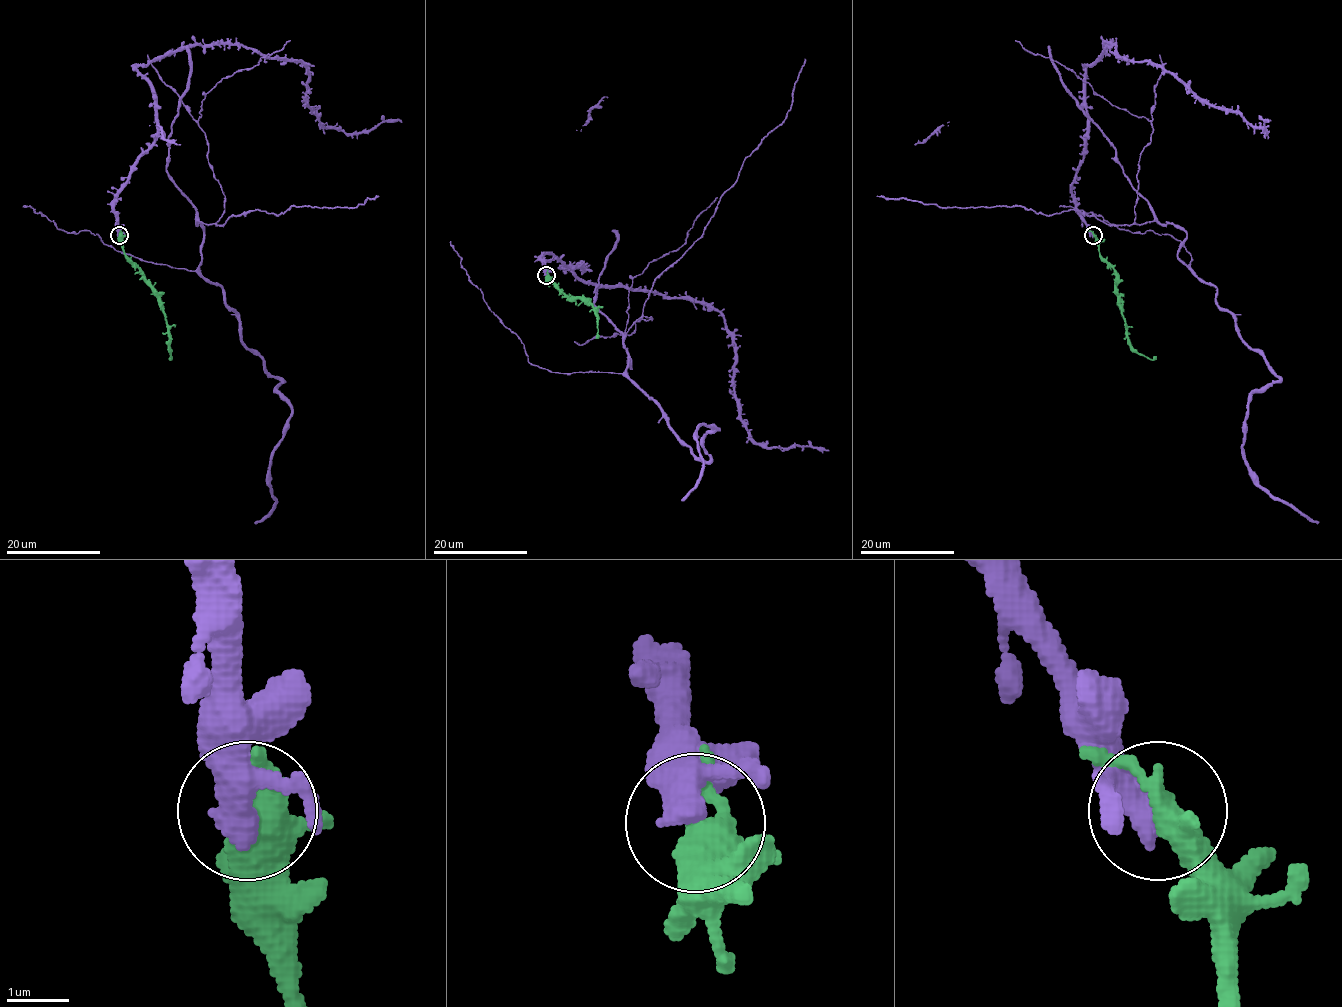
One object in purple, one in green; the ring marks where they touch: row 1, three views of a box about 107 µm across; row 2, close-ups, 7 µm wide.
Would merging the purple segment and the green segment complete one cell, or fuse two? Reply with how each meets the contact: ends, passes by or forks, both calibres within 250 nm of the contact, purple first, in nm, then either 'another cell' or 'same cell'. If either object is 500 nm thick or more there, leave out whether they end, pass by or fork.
purple passes by; green forks there; 400 nm thick on the purple side, 360 nm on the other; same cell

